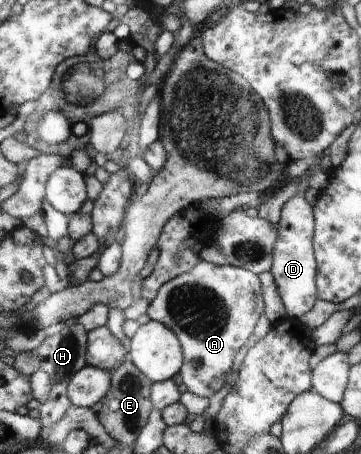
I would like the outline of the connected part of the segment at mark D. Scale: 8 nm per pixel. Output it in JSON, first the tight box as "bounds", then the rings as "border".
{"bounds":[269,180,317,319],"border":[[[301,180],[297,184],[295,196],[287,200],[280,213],[280,220],[276,226],[277,241],[272,251],[272,266],[269,270],[273,275],[277,292],[285,305],[287,315],[291,319],[301,319],[309,312],[316,301],[317,290],[315,285],[316,261],[312,248],[314,236],[313,208],[305,200],[305,192],[309,188],[309,180]]]}

